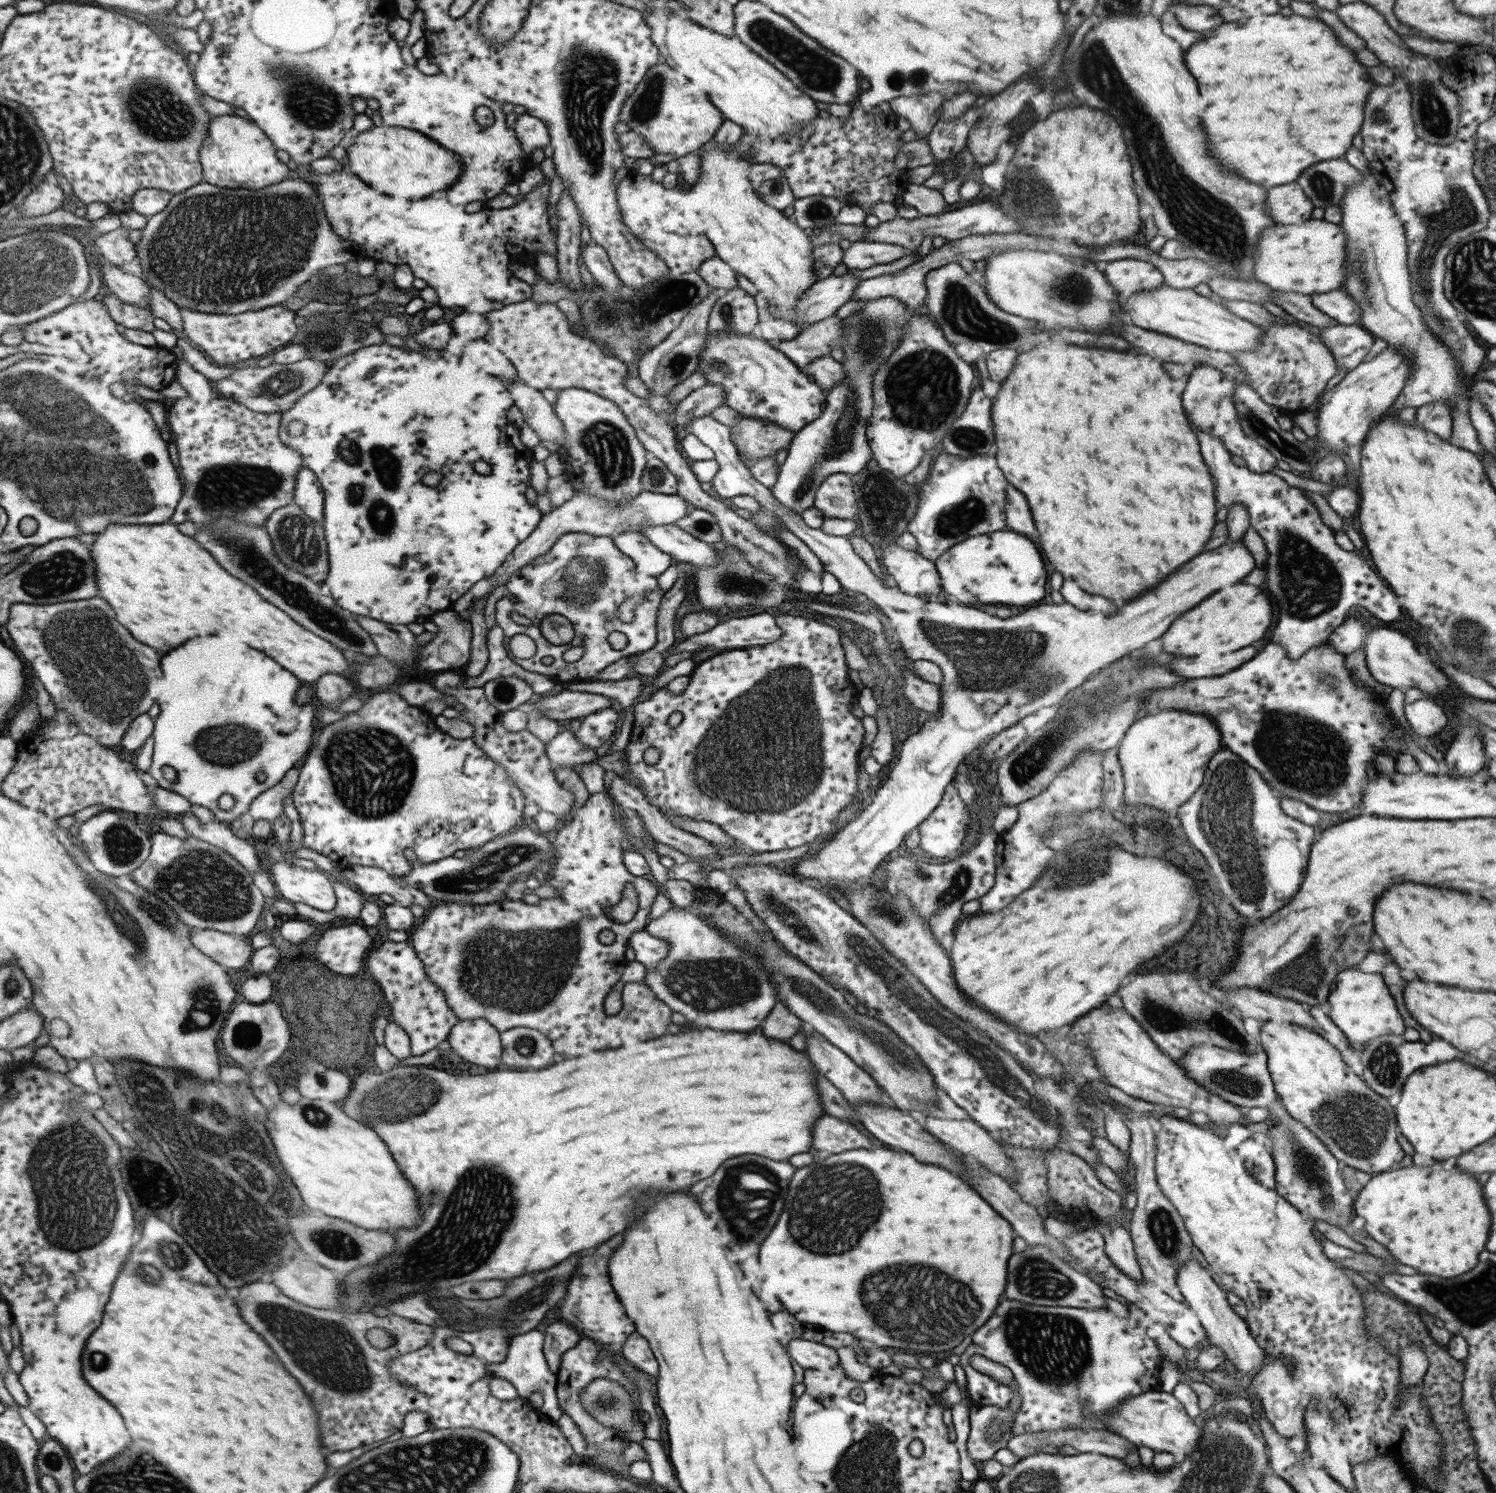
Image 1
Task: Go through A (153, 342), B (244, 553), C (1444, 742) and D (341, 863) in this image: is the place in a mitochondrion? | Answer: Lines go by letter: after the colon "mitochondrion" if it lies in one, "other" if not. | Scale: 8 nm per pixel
A: other
B: mitochondrion
C: other
D: other

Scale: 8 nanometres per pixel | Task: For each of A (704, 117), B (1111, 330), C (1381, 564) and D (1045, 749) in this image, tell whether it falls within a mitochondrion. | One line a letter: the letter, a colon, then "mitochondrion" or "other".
A: other
B: other
C: other
D: mitochondrion

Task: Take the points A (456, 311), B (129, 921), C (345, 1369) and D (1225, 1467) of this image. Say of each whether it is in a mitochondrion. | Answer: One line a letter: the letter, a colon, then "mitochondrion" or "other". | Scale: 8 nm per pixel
A: other
B: mitochondrion
C: mitochondrion
D: mitochondrion

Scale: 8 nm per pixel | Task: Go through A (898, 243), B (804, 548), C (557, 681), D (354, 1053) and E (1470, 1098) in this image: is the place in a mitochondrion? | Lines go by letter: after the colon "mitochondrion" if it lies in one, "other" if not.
A: other
B: other
C: other
D: mitochondrion
E: other

